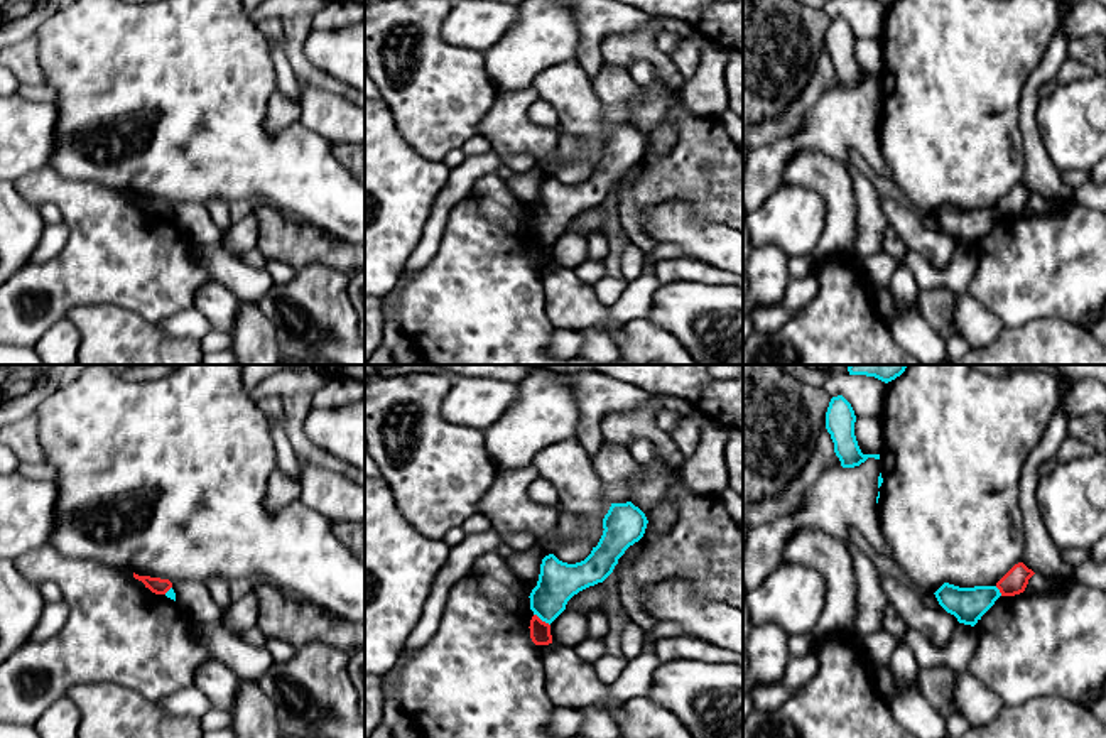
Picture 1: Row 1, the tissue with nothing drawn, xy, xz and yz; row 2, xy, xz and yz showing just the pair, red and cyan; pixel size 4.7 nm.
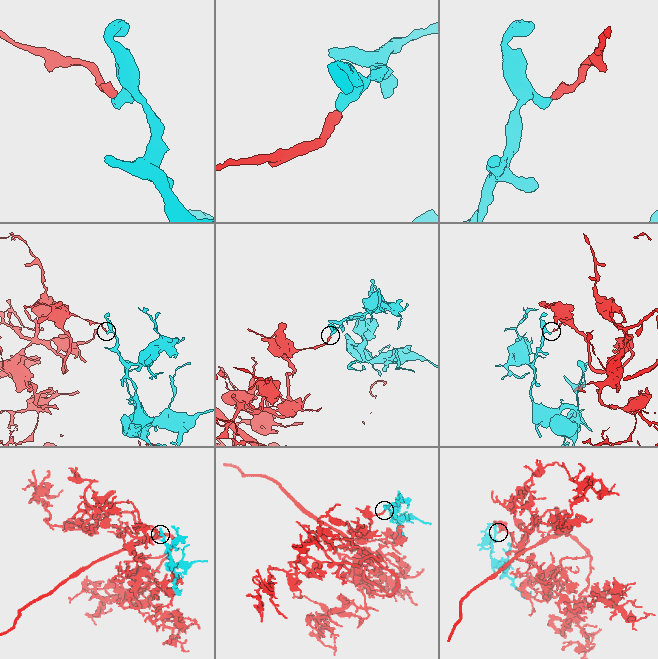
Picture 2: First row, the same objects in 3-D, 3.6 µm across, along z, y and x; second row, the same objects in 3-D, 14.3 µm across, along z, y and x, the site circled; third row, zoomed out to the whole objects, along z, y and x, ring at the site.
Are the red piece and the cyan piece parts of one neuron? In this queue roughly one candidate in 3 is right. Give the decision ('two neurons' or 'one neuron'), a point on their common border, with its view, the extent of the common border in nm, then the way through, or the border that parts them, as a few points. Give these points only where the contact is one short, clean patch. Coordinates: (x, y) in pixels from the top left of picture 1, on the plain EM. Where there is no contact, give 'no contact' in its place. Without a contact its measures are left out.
two neurons; meets red in xz at (541, 242); contact 100 nm long; border along xz (534, 235), (549, 247)

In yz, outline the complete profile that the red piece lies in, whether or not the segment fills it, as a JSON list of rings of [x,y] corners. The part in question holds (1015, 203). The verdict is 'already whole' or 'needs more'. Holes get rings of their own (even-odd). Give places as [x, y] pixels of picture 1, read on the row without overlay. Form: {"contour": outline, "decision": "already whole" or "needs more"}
{"contour": [[[1023,184],[1015,186],[998,204],[1001,218],[1015,218],[1025,213],[1028,201],[1035,194],[1028,191]]], "decision": "already whole"}

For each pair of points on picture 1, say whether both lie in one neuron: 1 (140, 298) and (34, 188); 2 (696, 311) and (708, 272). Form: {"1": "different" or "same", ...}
{"1": "same", "2": "different"}

